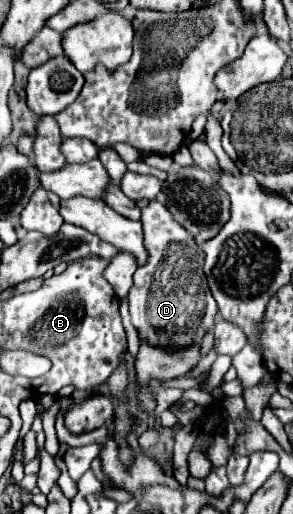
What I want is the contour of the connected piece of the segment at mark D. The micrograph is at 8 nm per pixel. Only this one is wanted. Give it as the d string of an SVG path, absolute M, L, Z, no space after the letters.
M158 200L142 208L142 226L148 260L134 272L134 286L128 294L132 324L138 328L140 338L148 338L152 344L186 346L202 338L218 314L216 300L210 294L202 270L204 252L192 234Z

